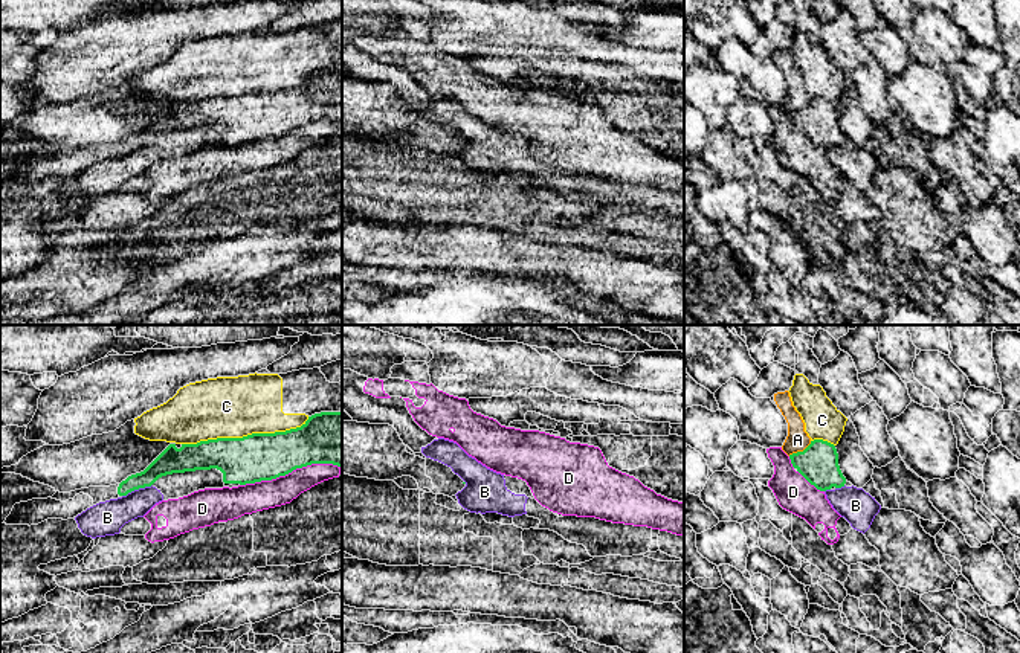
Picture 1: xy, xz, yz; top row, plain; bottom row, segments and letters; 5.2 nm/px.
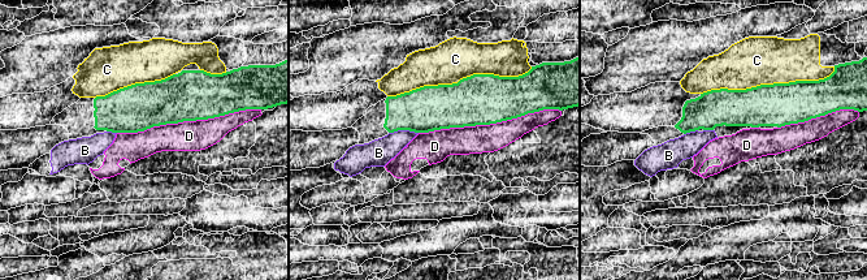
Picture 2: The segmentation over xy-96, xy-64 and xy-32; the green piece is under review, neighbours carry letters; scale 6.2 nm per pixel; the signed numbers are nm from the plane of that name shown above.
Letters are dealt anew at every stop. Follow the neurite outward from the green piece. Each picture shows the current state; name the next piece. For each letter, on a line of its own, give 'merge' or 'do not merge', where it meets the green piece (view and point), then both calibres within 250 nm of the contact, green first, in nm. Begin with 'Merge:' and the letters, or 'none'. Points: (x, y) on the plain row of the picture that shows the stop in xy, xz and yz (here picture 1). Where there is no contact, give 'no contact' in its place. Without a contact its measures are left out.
Merge: none
A: do not merge; contact yz (799, 110); calibres 200 and 120 nm
B: do not merge; contact xy (136, 147); calibres 140 and 180 nm
C: do not merge; contact xy (245, 95); calibres 260 and 320 nm
D: do not merge; contact xy (289, 130); calibres 260 and 160 nm

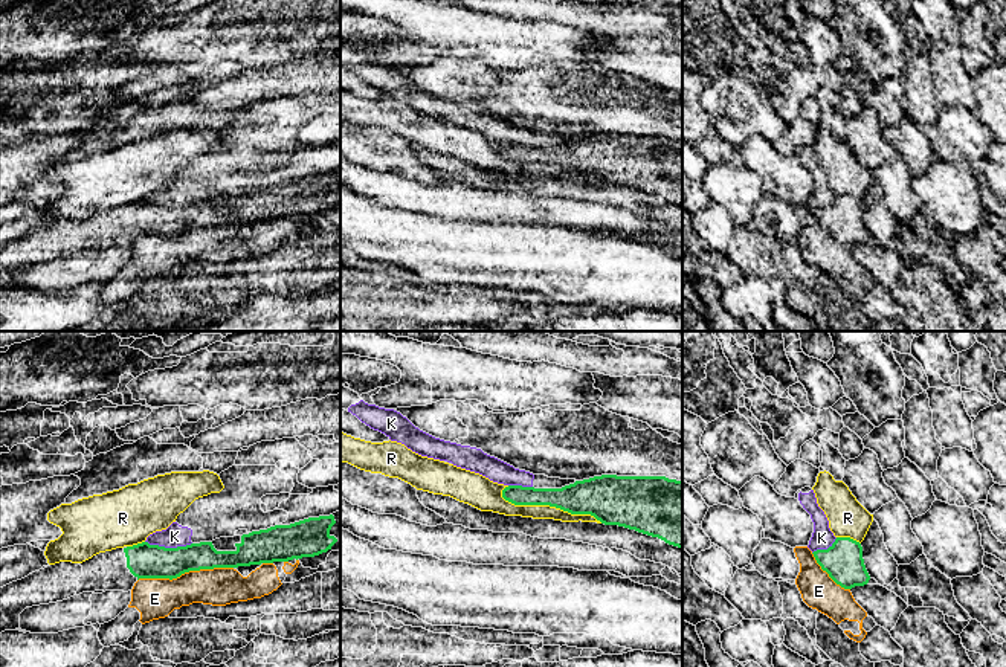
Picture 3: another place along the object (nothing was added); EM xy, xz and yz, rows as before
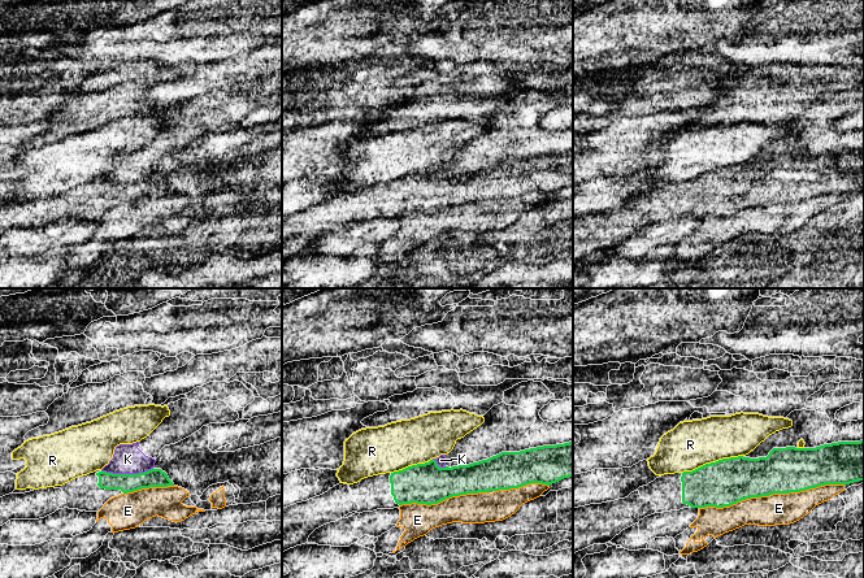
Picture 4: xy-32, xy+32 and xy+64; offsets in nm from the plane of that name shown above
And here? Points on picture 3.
Merge: none
E: do not merge; contact xy (185, 229); calibres 190 and 220 nm
K: do not merge; contact xy (168, 206); calibres 190 and 120 nm
R: do not merge; contact xz (550, 164); calibres 200 and 80 nm

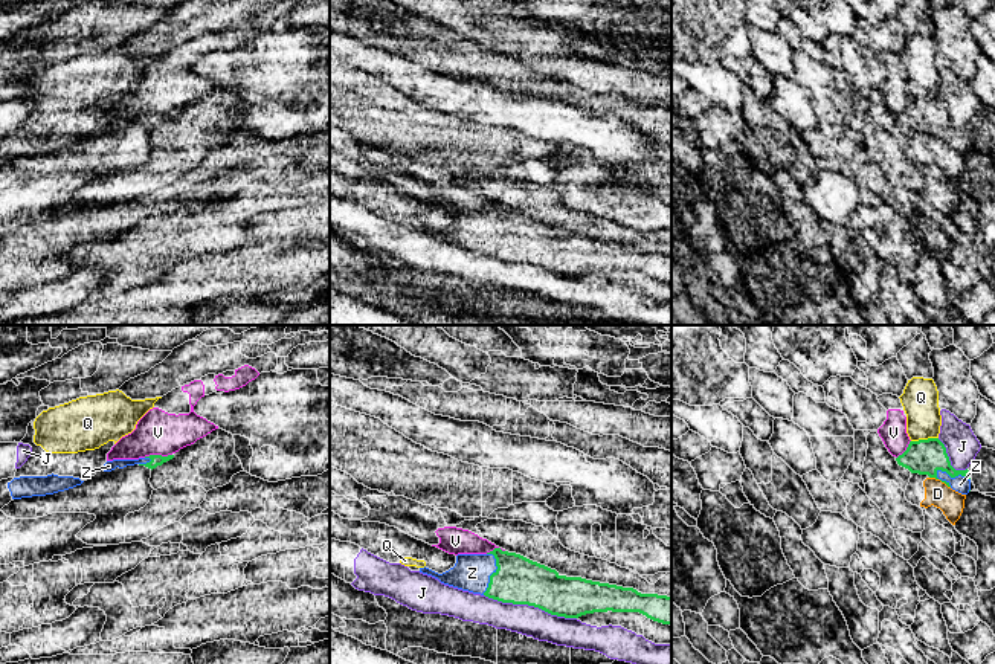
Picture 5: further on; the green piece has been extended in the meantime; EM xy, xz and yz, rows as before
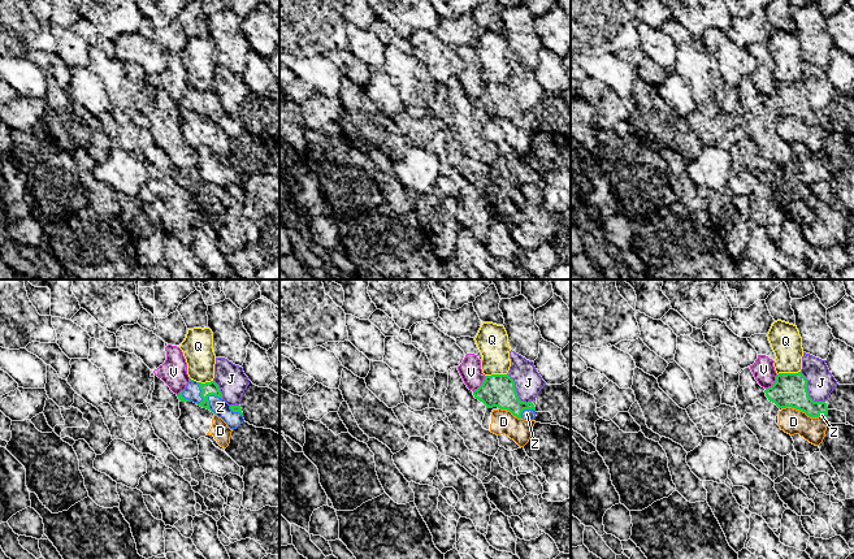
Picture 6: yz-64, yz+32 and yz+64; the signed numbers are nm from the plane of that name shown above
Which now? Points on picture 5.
Merge: Z
D: do not merge; contact yz (940, 138); calibres 20 and 140 nm
J: do not merge; contact xz (530, 263); calibres 260 and 160 nm
Q: do not merge; contact yz (924, 98); calibres 190 and 190 nm
V: do not merge; contact xy (157, 113); calibres 60 and 240 nm
Z: merge; contact yz (953, 135); calibres 190 and 90 nm

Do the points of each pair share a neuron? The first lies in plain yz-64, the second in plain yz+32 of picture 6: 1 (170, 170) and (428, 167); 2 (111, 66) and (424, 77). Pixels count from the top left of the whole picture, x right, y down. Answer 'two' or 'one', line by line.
1: two
2: one

